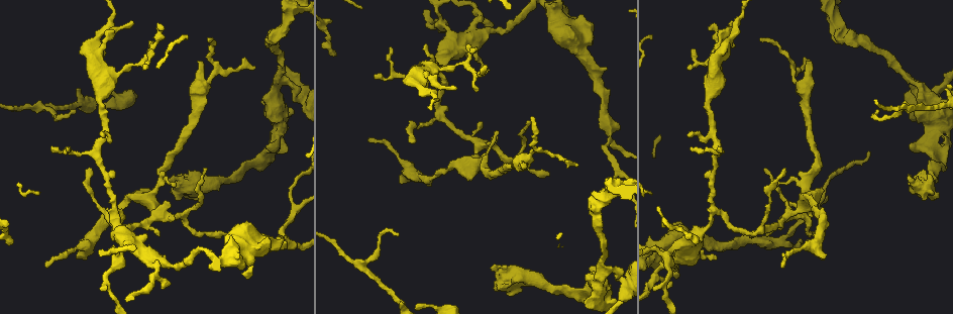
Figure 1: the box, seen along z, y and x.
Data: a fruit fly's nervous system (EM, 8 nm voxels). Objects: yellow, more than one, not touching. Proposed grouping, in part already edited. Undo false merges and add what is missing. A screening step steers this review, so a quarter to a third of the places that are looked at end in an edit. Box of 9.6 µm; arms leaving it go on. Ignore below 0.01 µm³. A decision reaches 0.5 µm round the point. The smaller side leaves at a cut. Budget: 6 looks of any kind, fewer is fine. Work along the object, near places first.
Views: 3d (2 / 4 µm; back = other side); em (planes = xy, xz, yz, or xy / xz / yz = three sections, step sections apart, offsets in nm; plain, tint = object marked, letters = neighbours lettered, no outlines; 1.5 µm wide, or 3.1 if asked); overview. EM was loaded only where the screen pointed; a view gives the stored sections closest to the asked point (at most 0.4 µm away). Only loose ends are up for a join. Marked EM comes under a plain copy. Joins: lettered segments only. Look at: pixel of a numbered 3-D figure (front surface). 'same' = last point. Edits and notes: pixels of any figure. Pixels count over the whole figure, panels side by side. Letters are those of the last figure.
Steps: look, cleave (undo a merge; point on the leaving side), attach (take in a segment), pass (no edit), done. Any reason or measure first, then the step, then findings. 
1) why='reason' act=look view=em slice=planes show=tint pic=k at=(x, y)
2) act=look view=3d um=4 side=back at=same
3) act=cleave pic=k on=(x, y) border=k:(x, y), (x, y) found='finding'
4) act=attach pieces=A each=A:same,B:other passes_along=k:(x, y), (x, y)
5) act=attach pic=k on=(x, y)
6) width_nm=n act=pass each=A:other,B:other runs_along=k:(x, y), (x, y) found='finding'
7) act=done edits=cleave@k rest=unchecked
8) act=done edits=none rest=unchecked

why='thin end' act=look view=em slice=xy step=4 show=tint pic=1 at=(334, 53)

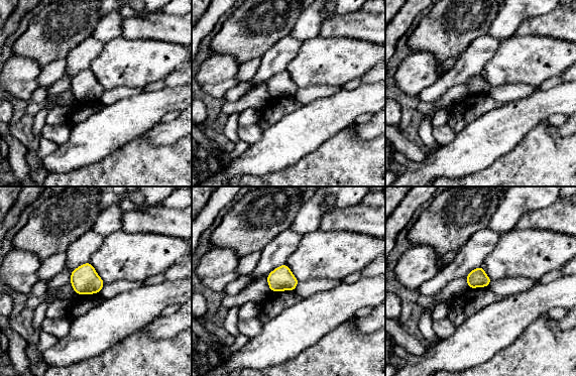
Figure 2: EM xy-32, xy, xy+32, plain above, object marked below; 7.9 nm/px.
act=look view=em slice=yz step=8 show=letters at=same

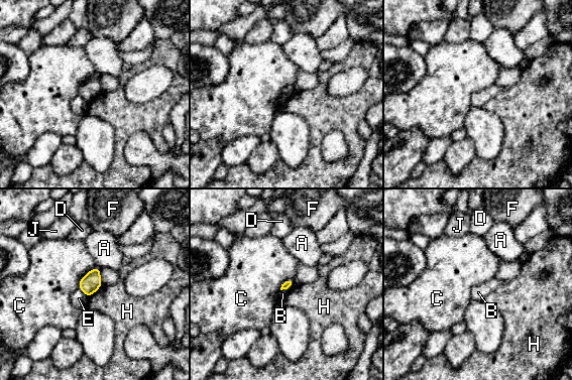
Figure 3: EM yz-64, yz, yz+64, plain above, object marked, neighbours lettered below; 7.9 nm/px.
act=pass each=A:other,B:other,C:other,D:other,E:other,F:other,H:other,J:other border=3:(97, 267), (80, 279), (78, 287) found='none of them fits'

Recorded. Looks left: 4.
why='three arms meet' act=look view=3d um=2 side=back pic=1 at=(278, 84)

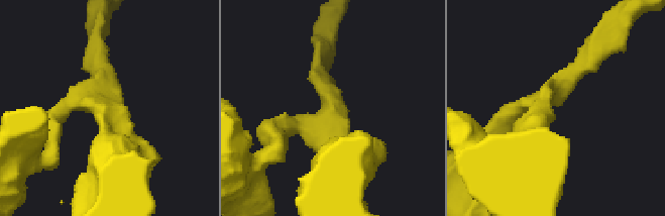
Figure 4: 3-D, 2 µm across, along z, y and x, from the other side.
arms=3 arm_widths_nm=160,200,480 why='shape alone is not enough' act=look view=em slice=planes show=tint pic=4 at=(100, 105)

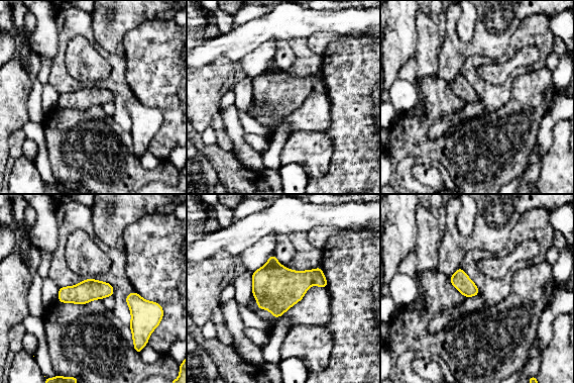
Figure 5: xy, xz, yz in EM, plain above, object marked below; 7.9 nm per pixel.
act=look view=em slice=planes show=letters at=same

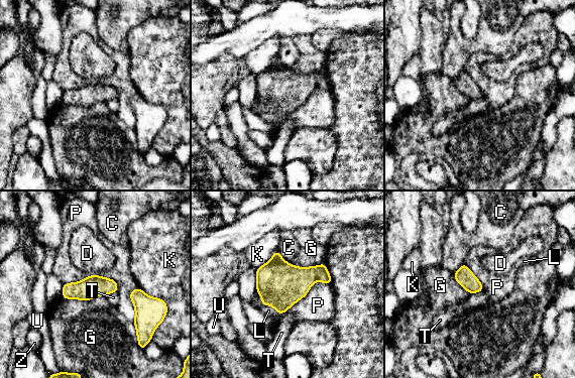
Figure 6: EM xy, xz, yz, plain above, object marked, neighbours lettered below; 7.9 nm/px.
longest_contact=P:480nm act=cleave pic=6 on=(324, 276) each=C:other,D:other,G:other,K:other,L:other,P:other,T:other,U:other,Z:other border=6:(318, 266), (318, 277), (316, 279) found='two neurons meet here'

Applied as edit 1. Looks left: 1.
act=look view=em slice=yz step=4 show=letters pic=1 at=(402, 300)

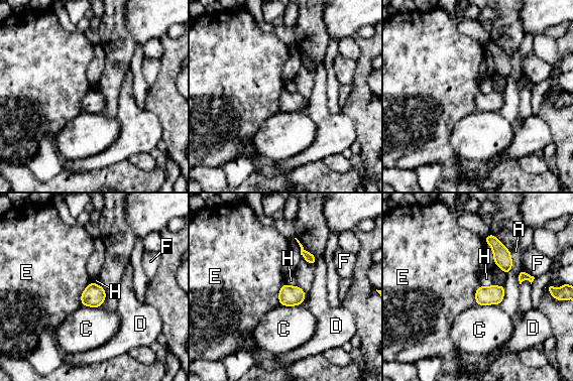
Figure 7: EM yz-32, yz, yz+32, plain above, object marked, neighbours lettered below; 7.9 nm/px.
longest_contact=E:200nm act=pass each=A:other,C:other,D:other,E:other,F:other,H:other found='all the same neuron'

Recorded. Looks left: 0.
act=done edits=cleave@6 rest=unchecked

